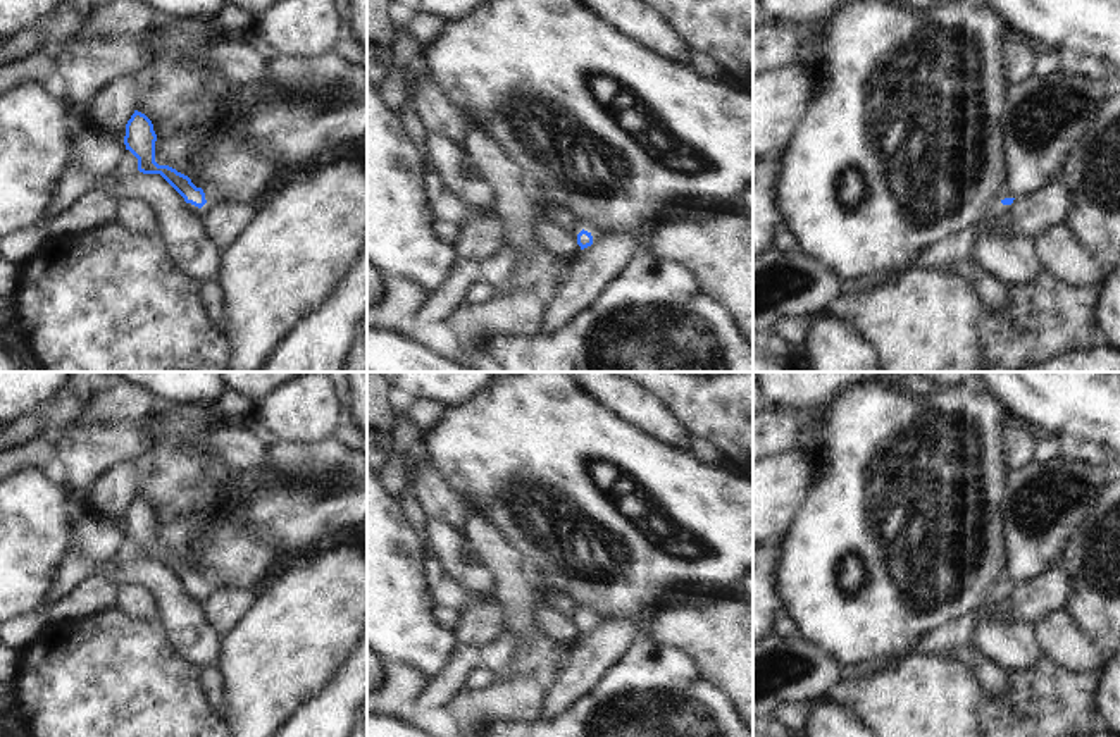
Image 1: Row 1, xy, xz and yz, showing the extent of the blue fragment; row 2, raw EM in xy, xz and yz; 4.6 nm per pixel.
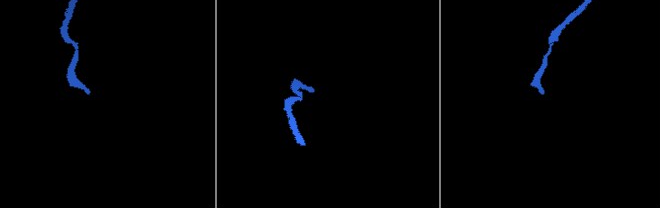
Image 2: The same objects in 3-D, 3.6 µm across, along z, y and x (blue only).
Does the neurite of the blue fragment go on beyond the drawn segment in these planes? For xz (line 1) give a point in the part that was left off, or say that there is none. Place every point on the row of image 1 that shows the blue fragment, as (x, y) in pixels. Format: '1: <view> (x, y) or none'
1: none

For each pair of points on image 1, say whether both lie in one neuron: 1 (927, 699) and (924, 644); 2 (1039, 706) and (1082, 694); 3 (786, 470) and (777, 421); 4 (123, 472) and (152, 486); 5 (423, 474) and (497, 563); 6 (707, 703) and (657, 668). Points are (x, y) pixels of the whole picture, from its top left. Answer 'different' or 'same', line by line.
1: different
2: same
3: different
4: different
5: different
6: same

